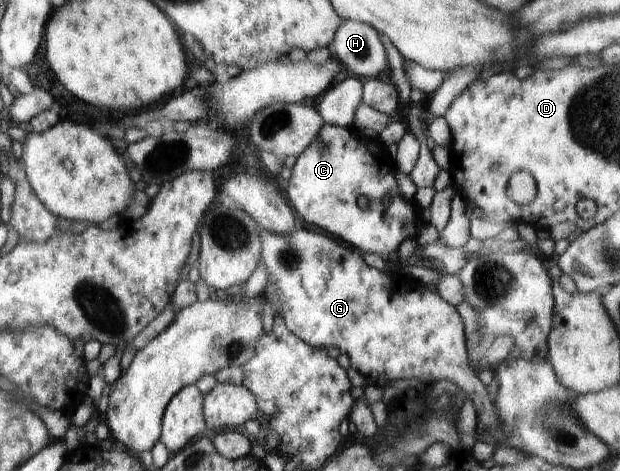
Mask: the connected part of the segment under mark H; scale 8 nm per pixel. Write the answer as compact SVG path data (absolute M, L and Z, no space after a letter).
M343 20L335 33L333 51L350 75L361 79L375 79L390 66L377 31L360 21Z

